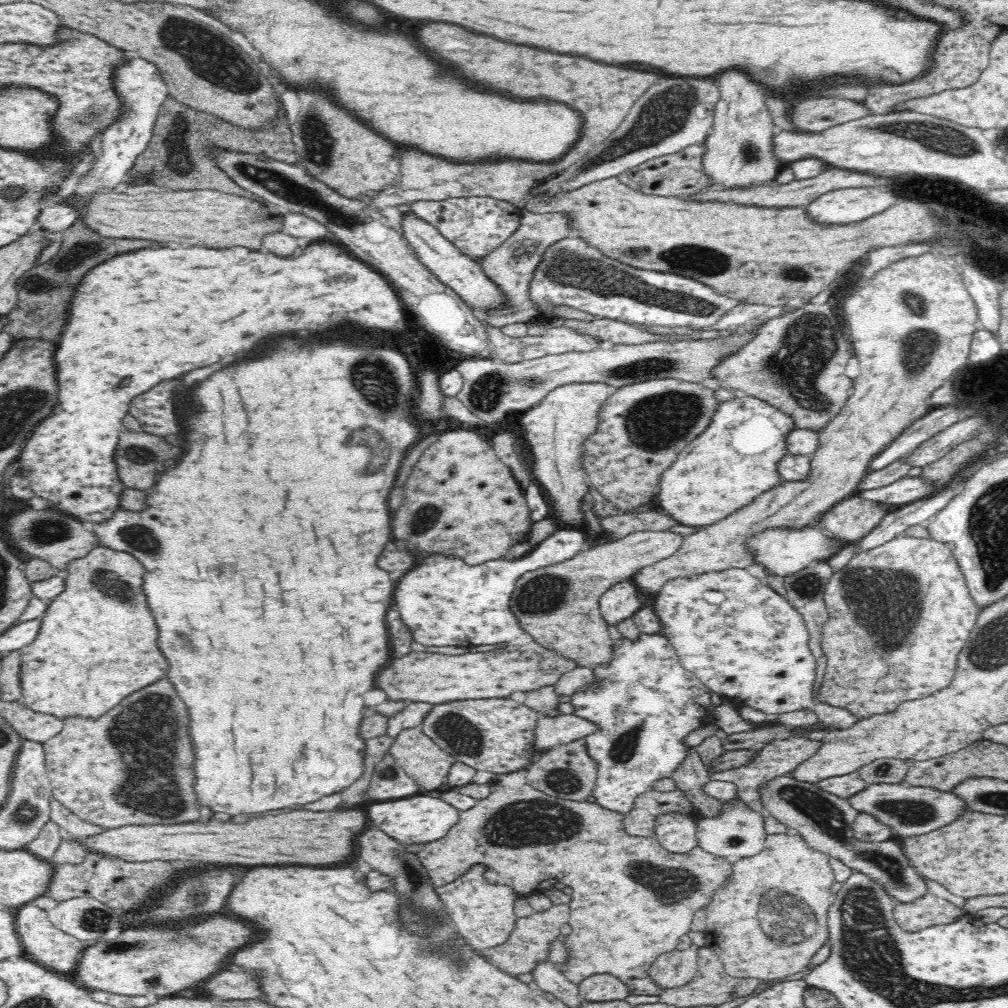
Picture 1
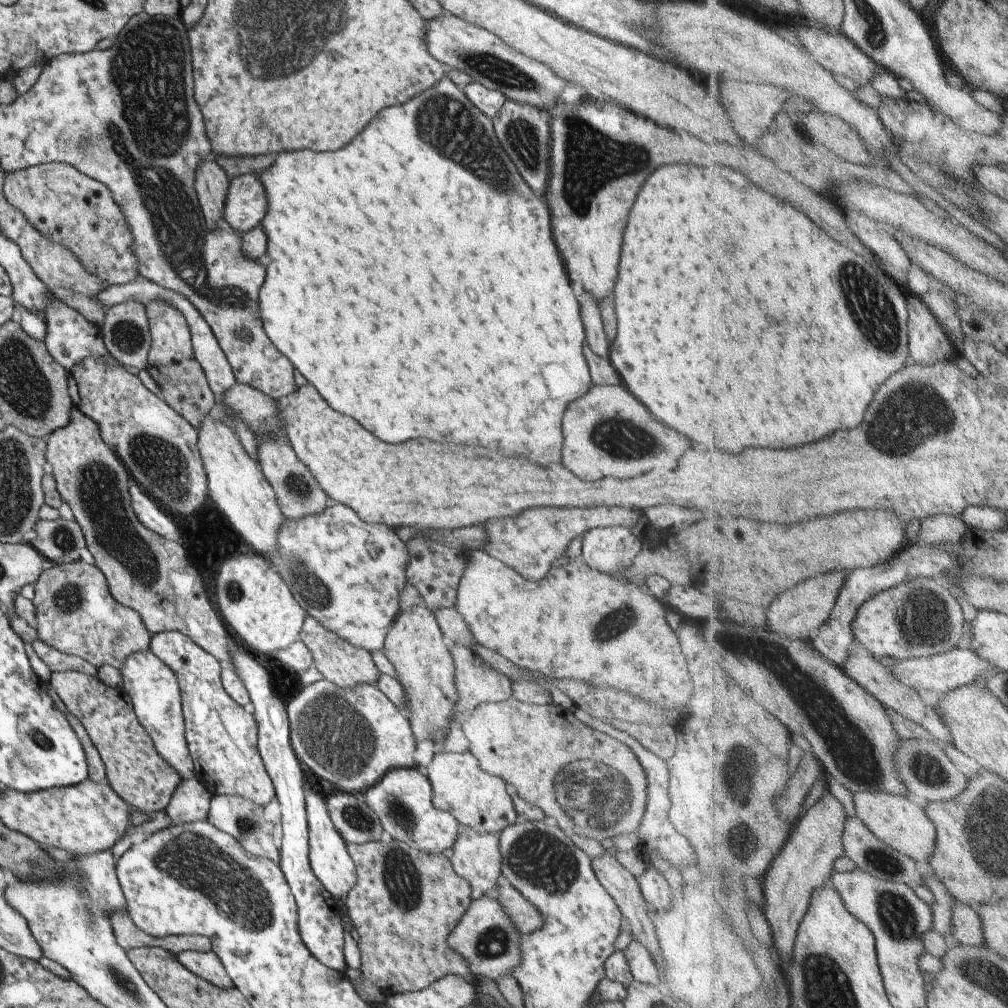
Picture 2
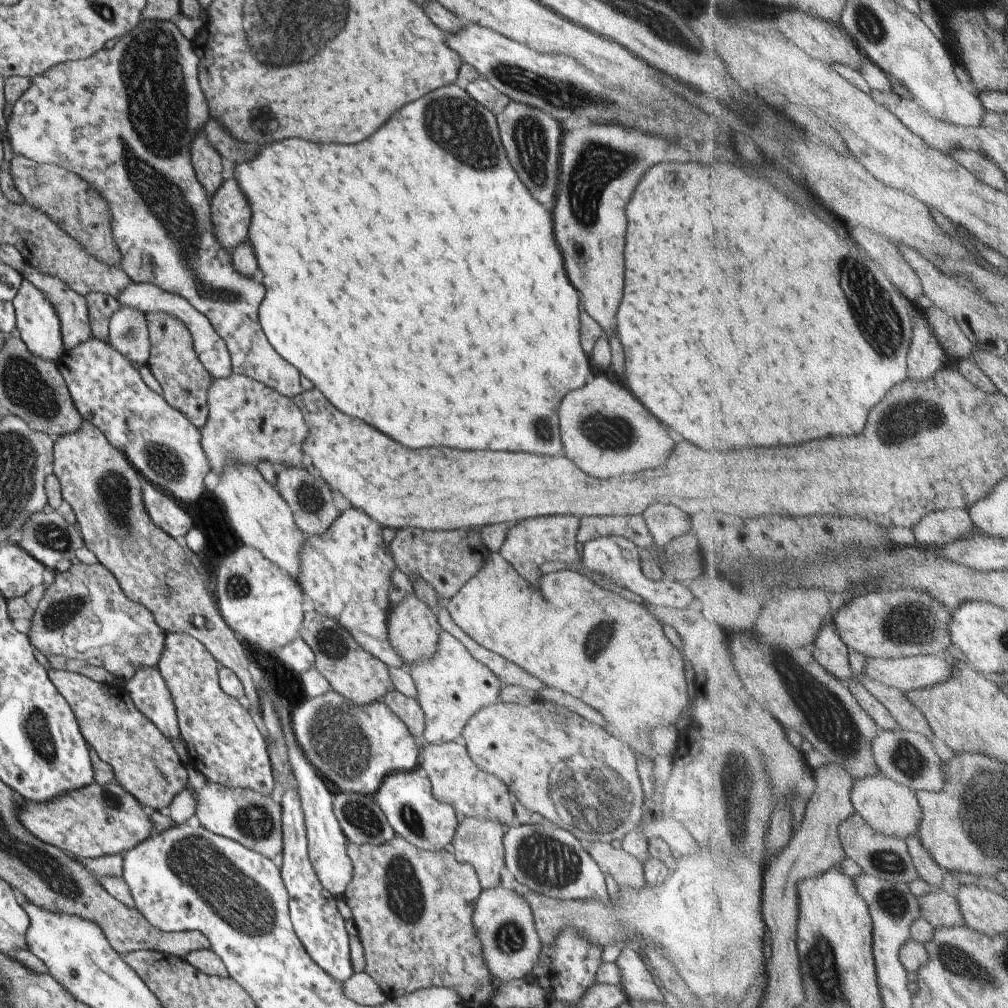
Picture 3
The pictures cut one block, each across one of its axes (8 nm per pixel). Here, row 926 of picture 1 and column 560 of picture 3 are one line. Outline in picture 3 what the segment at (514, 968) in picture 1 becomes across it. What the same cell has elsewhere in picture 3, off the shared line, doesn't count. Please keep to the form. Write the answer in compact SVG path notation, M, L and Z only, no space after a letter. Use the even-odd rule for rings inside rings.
M548 515L527 518L510 525L505 540L499 548L500 556L530 584L536 585L543 576L540 566L546 562L577 563L582 561L576 551L577 532L582 517L574 515Z

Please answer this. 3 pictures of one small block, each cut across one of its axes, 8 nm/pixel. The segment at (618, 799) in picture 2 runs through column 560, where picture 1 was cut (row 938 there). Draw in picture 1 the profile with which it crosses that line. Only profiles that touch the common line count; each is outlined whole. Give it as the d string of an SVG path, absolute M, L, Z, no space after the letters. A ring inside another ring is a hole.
M787 832L786 834L769 835L765 841L765 847L754 856L749 856L743 859L732 860L732 874L726 882L726 886L722 886L712 894L710 904L704 908L705 912L705 934L706 946L710 947L714 953L720 957L725 971L733 977L743 977L750 979L760 979L761 981L774 980L775 978L784 978L792 976L797 972L802 972L808 966L810 958L820 952L820 948L824 948L824 944L828 944L828 908L830 902L830 886L834 884L834 872L828 864L828 854L822 853L808 845L805 839L800 834Z

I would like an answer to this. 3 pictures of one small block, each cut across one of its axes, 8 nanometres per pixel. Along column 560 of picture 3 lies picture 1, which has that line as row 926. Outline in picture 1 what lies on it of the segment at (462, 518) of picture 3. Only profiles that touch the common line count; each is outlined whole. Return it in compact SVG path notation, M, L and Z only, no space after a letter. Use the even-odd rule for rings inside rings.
M476 864L454 882L435 887L434 891L438 893L444 912L464 941L476 952L486 953L508 940L514 930L518 919L514 914L514 900L520 895L510 886L490 884L483 873L484 866Z

